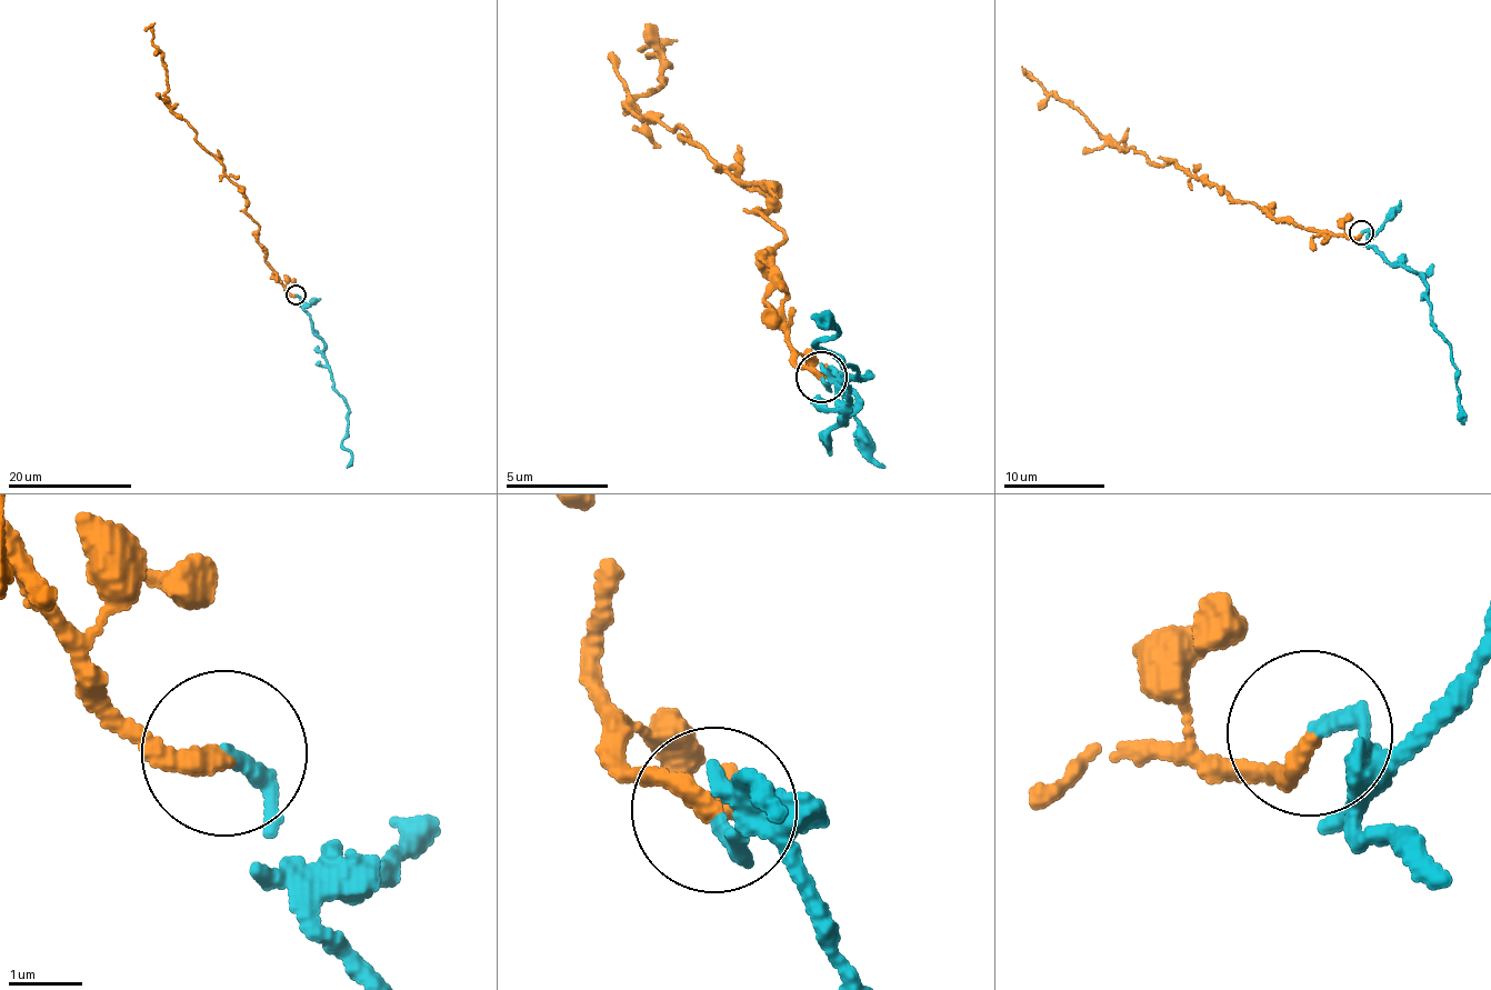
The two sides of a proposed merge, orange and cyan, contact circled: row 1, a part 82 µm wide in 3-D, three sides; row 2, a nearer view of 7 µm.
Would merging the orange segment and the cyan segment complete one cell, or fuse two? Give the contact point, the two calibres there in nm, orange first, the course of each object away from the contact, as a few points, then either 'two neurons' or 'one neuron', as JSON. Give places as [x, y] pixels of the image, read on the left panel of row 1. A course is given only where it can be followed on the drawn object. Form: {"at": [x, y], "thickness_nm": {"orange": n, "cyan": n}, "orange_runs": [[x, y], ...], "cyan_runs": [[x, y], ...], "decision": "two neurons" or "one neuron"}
{"at": [296, 294], "thickness_nm": {"orange": 280, "cyan": 200}, "orange_runs": [[296, 294], [266, 262], [257, 224], [246, 211], [246, 196], [170, 107], [161, 52], [151, 41], [154, 23]], "cyan_runs": [[296, 294], [312, 331], [324, 343], [332, 388], [349, 409], [341, 443], [351, 453], [347, 467]], "decision": "one neuron"}

